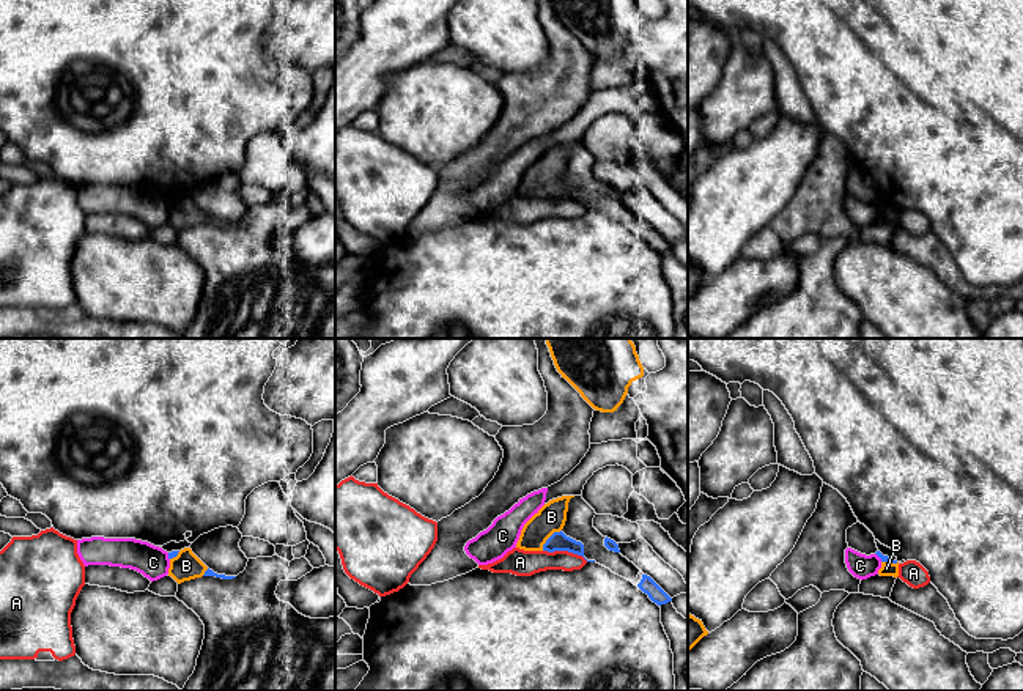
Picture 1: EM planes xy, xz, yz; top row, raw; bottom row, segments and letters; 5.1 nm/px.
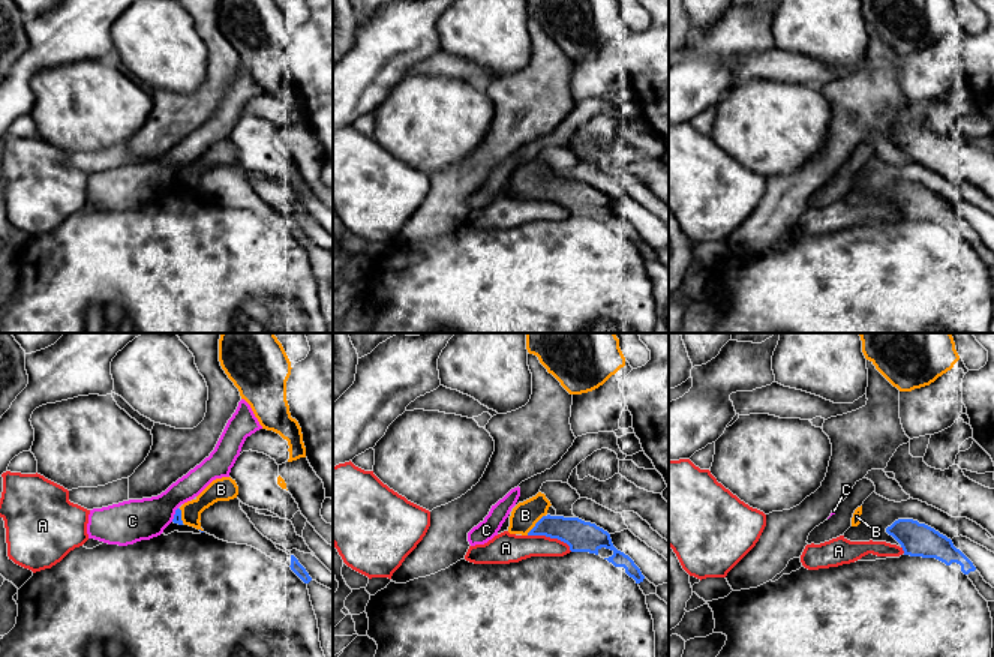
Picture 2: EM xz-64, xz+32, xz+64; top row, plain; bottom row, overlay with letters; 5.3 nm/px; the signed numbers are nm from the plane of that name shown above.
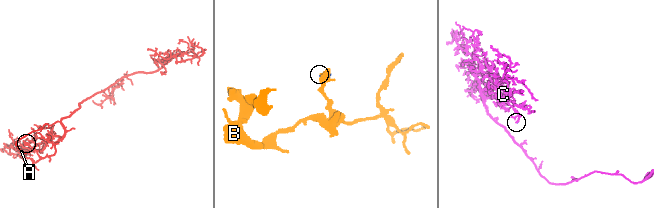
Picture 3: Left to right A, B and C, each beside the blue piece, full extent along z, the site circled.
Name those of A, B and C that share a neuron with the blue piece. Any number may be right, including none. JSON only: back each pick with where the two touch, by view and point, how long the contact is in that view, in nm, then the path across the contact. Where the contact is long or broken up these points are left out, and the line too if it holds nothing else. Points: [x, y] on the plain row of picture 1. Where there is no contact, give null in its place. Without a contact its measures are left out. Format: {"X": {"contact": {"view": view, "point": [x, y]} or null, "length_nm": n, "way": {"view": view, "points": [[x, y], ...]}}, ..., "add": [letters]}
{"B": {"contact": {"view": "xz", "point": [548, 186]}, "length_nm": 150, "way": {"view": "xz", "points": [[557, 189], [548, 186], [551, 164]]}}, "add": ["B"]}

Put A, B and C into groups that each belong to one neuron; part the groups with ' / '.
A / B / C

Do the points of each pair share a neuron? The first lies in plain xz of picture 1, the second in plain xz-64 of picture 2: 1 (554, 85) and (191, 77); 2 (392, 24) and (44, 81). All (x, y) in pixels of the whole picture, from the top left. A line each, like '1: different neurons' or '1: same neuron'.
1: different neurons
2: different neurons

